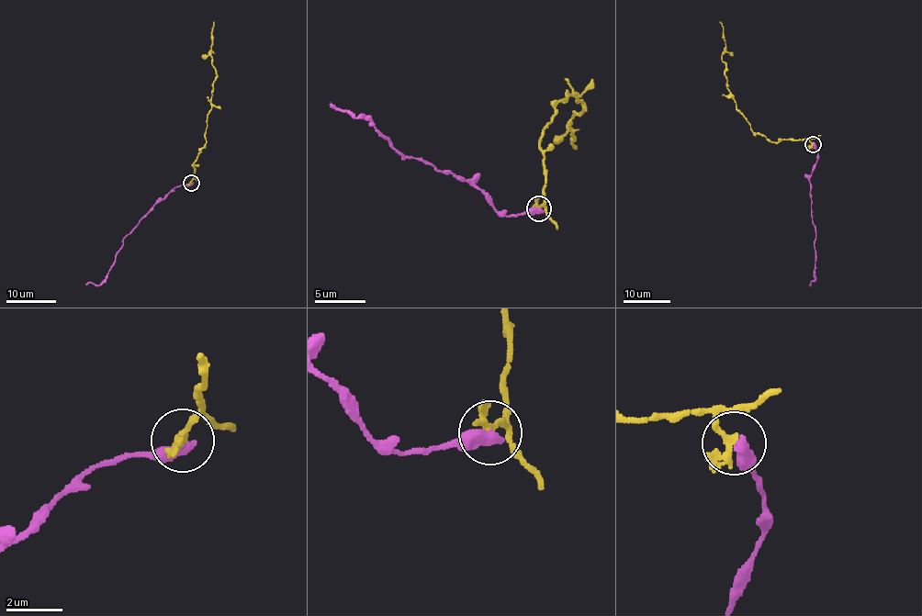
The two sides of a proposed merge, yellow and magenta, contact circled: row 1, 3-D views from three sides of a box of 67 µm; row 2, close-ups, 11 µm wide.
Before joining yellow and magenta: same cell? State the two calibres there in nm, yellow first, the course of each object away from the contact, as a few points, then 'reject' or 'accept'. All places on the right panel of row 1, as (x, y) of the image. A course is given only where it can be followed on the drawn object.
calibres 320 and 480 nm; course yellow (813, 143), (807, 140), (771, 141), (753, 133), (726, 87), (725, 62), (722, 61), (725, 40), (719, 21); course magenta (814, 143), (818, 160), (809, 177), (812, 223), (815, 232), (815, 266), (810, 286); reject

